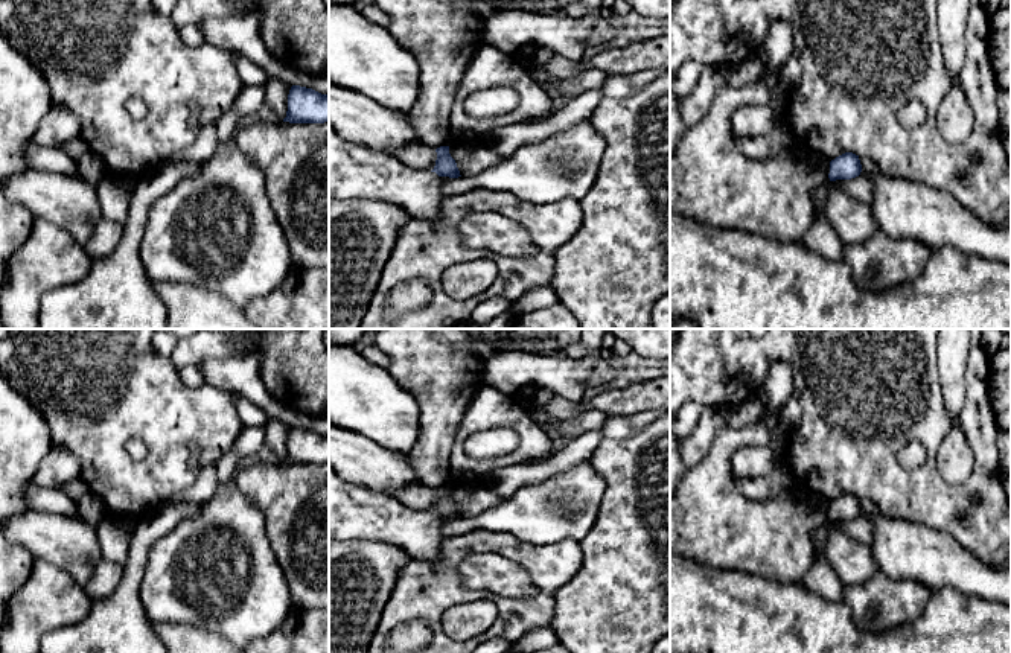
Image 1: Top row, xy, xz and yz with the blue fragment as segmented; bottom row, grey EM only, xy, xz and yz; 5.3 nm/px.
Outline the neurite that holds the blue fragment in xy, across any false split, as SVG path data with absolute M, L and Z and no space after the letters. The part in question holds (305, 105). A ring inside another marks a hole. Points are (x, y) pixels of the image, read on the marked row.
M292 85L288 94L288 111L283 122L324 123L329 122L329 96L312 88Z

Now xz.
M329 123L329 198L378 199L400 207L410 219L435 219L445 198L440 178L461 177L449 146L435 152L434 169L417 170L394 155L341 139Z

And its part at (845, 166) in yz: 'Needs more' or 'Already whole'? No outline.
Needs more

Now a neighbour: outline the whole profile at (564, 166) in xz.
M583 120L512 155L474 177L442 183L445 196L486 189L531 204L580 201L592 187L604 152L603 137Z

